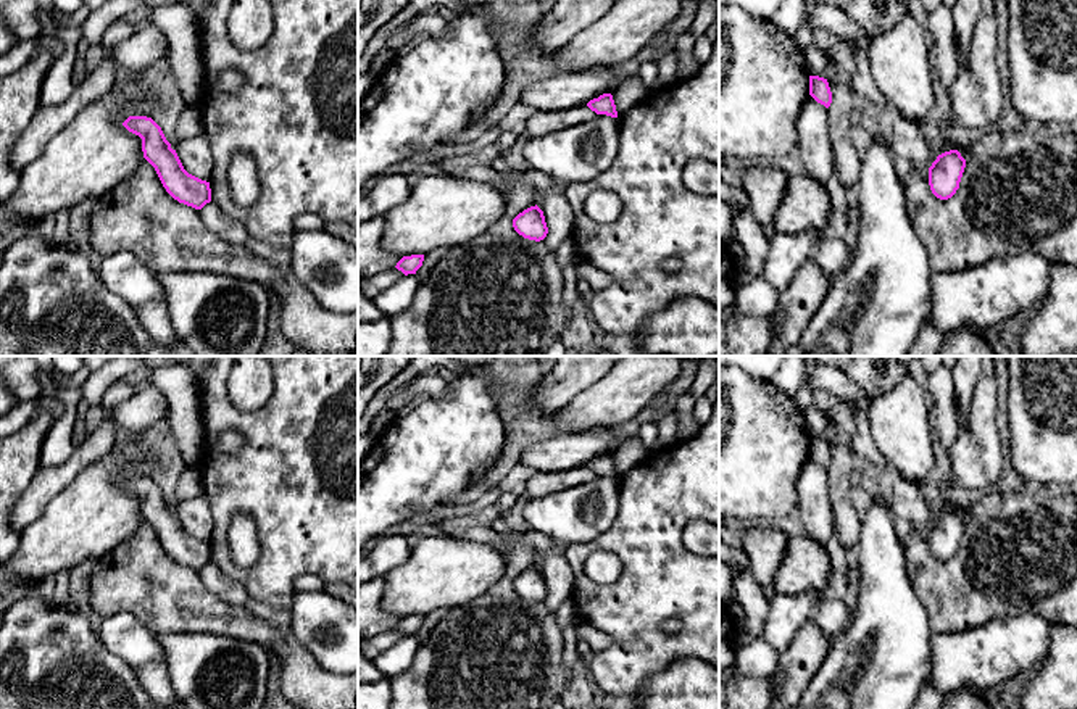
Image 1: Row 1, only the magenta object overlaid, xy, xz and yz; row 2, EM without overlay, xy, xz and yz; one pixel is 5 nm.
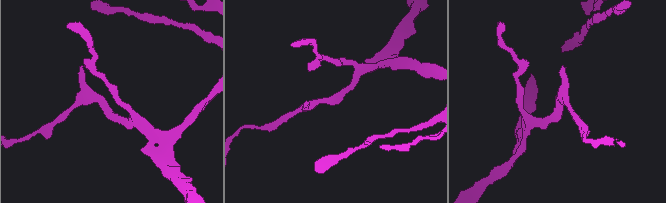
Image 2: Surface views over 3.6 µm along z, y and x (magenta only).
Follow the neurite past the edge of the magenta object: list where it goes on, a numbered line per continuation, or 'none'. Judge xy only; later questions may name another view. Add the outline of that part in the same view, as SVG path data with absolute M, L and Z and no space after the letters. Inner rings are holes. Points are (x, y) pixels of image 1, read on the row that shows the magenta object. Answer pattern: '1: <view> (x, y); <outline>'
none

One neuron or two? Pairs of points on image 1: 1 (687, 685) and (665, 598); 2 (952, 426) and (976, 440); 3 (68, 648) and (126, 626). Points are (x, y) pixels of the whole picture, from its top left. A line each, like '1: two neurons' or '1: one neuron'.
1: two neurons
2: two neurons
3: two neurons

